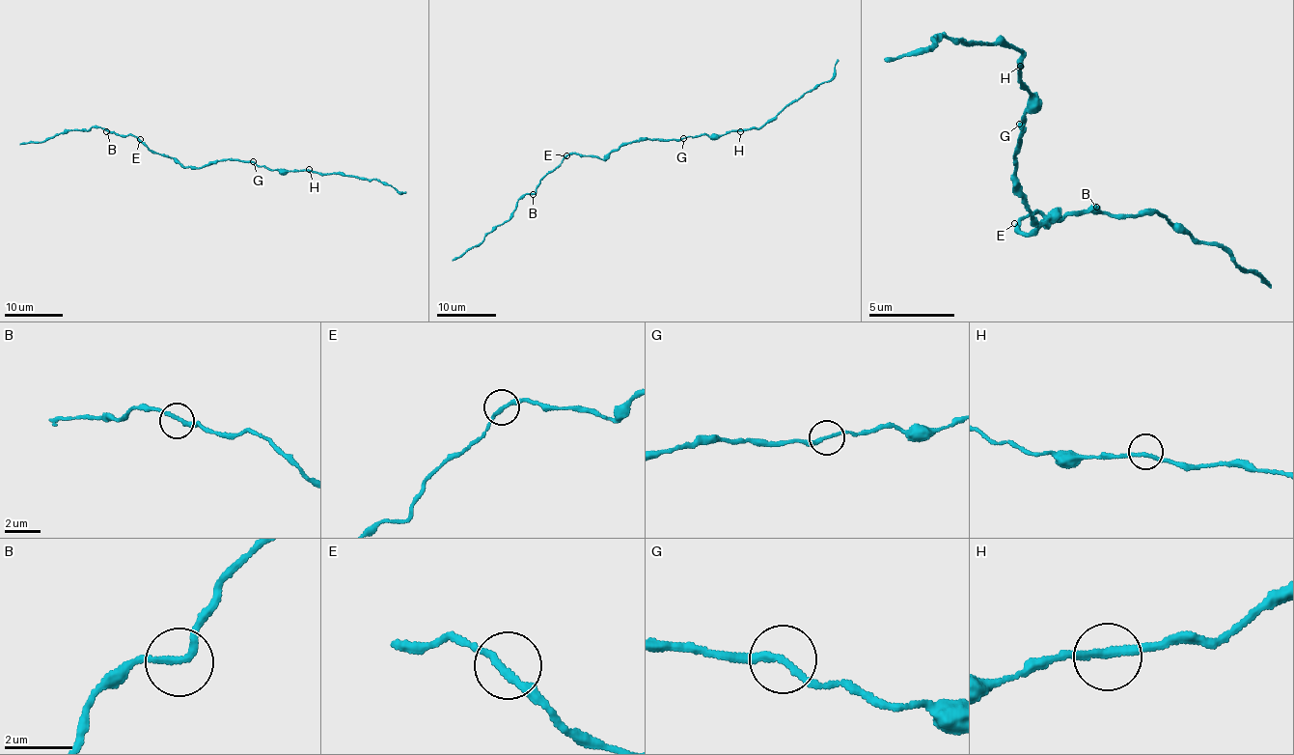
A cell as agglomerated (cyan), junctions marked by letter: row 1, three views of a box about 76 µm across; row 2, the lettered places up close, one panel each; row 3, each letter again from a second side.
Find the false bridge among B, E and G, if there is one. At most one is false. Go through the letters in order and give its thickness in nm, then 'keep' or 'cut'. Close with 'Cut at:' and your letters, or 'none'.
B: 190 nm | keep
E: 200 nm | keep
G: 200 nm | keep
Cut at: none

